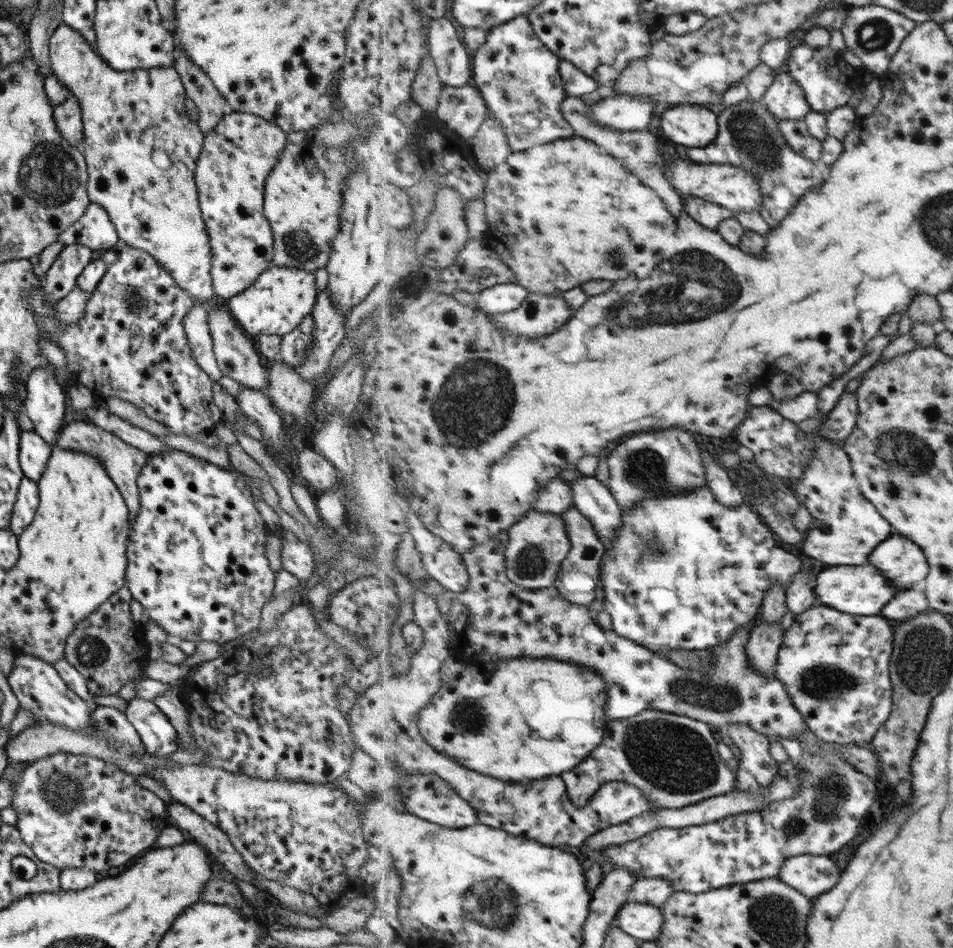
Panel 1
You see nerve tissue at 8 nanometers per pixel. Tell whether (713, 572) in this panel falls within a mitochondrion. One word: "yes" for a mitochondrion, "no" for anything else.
no

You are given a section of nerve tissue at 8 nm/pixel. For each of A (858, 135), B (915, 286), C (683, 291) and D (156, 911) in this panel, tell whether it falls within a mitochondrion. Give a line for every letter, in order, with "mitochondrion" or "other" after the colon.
A: other
B: other
C: mitochondrion
D: other

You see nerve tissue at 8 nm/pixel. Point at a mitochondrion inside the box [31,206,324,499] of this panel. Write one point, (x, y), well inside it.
(300, 246)

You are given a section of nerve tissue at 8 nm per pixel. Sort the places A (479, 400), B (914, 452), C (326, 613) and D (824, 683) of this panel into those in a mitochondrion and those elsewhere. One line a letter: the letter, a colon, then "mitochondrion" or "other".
A: mitochondrion
B: mitochondrion
C: other
D: mitochondrion

